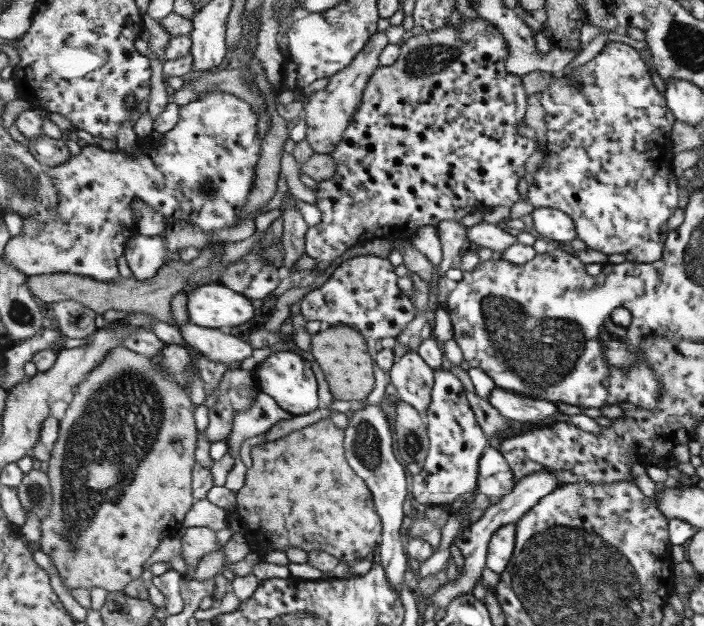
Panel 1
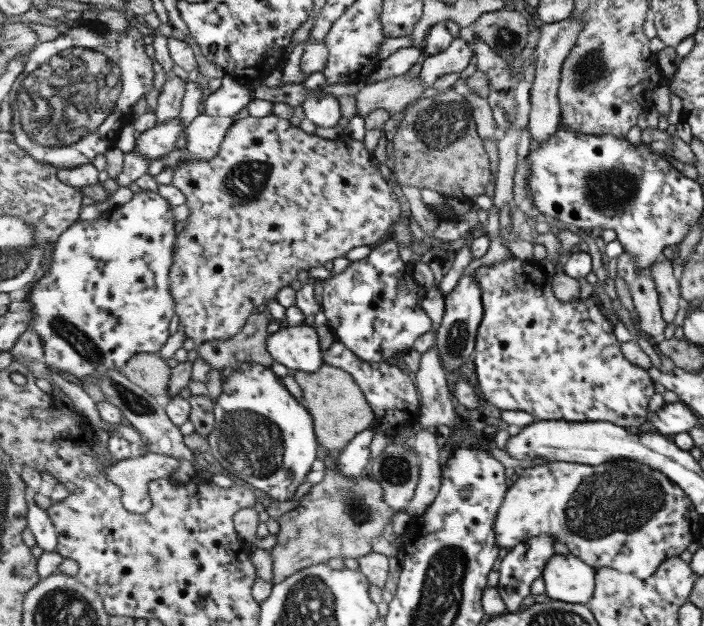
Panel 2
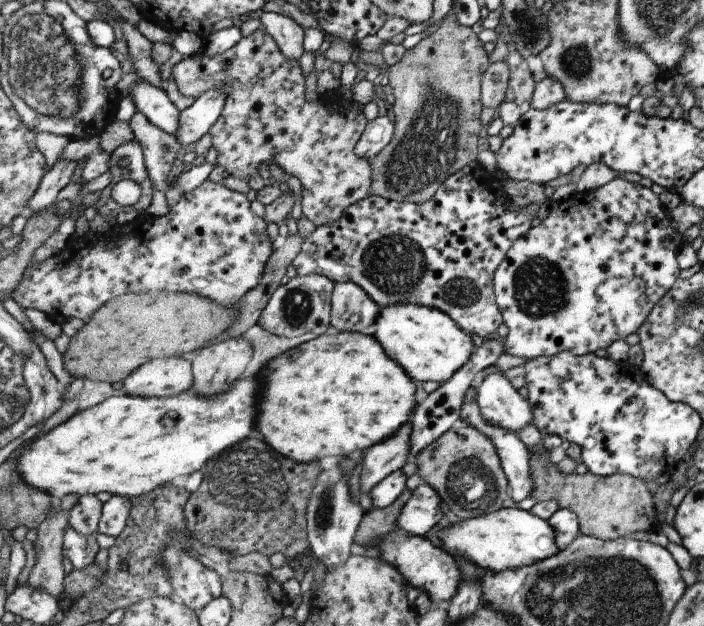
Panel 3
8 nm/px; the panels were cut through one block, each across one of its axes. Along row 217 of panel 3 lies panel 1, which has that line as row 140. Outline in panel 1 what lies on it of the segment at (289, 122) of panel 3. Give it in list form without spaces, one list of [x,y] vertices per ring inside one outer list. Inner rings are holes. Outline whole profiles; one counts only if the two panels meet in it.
[[[379,31],[371,36],[370,42],[363,52],[355,56],[354,62],[349,67],[343,68],[341,72],[329,77],[326,87],[314,92],[307,100],[303,115],[307,125],[306,140],[311,142],[314,153],[331,154],[336,150],[339,142],[344,140],[347,128],[351,126],[357,111],[360,110],[360,105],[363,104],[363,96],[372,74],[381,67],[379,58],[388,44],[389,38],[385,32]]]

